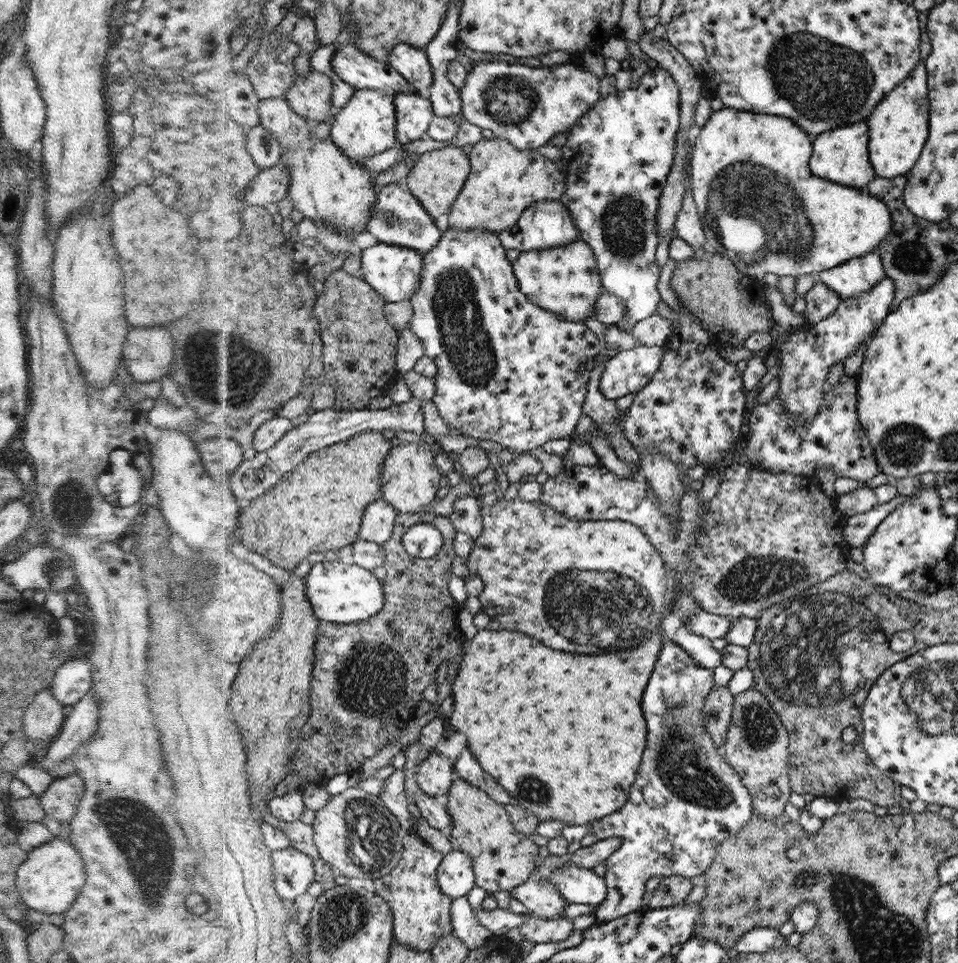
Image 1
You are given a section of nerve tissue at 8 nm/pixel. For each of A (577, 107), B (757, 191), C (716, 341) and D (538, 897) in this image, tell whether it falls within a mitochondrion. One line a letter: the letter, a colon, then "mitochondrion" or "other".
A: other
B: mitochondrion
C: other
D: other

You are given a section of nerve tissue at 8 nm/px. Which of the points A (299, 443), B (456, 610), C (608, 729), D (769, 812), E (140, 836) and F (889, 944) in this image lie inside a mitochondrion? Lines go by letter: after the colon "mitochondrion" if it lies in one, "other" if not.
A: mitochondrion
B: other
C: other
D: other
E: mitochondrion
F: mitochondrion

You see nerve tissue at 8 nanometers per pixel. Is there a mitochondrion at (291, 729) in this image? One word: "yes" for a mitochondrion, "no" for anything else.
no

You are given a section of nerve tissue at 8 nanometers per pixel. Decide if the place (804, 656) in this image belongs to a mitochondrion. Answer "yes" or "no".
yes

